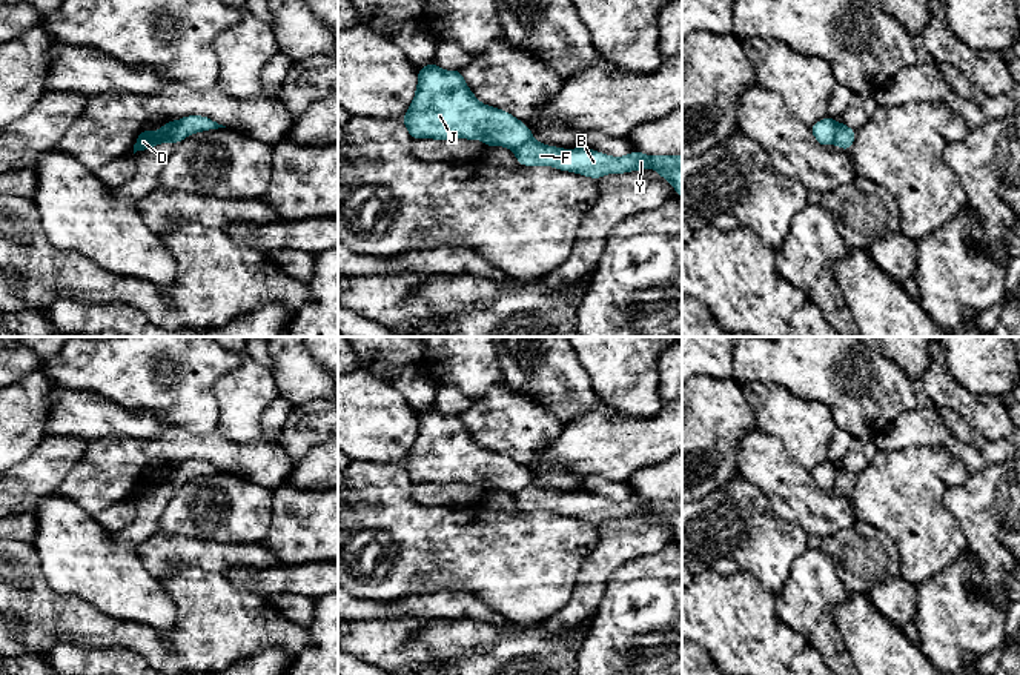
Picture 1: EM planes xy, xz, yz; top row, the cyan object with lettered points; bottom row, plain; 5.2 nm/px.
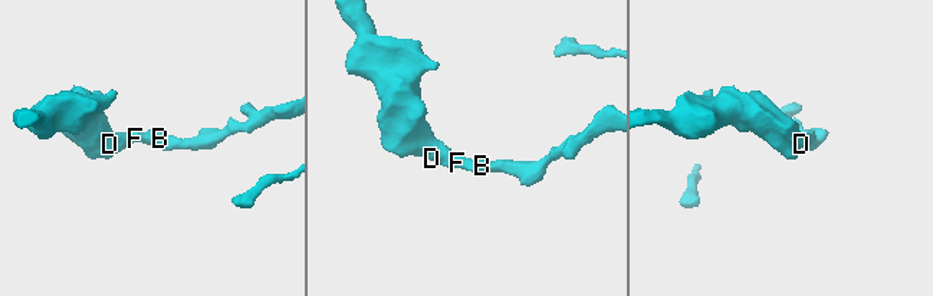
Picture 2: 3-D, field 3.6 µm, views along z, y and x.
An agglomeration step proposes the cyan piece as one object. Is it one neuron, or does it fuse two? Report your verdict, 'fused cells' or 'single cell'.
fused cells

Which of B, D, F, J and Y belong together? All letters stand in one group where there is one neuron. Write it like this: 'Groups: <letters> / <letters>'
Groups: B F Y / D J

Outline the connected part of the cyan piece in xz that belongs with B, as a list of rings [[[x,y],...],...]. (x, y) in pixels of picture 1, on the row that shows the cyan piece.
[[[530,138],[515,151],[521,166],[553,166],[559,171],[576,172],[596,178],[607,174],[625,174],[651,168],[670,181],[676,195],[682,197],[682,155],[645,155],[633,151],[624,157],[611,157],[588,148],[564,149]]]

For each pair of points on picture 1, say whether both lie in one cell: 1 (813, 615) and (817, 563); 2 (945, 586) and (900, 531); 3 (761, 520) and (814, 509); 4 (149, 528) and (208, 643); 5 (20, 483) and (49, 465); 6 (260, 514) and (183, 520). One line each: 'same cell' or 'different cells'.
1: same cell
2: different cells
3: different cells
4: different cells
5: same cell
6: same cell

